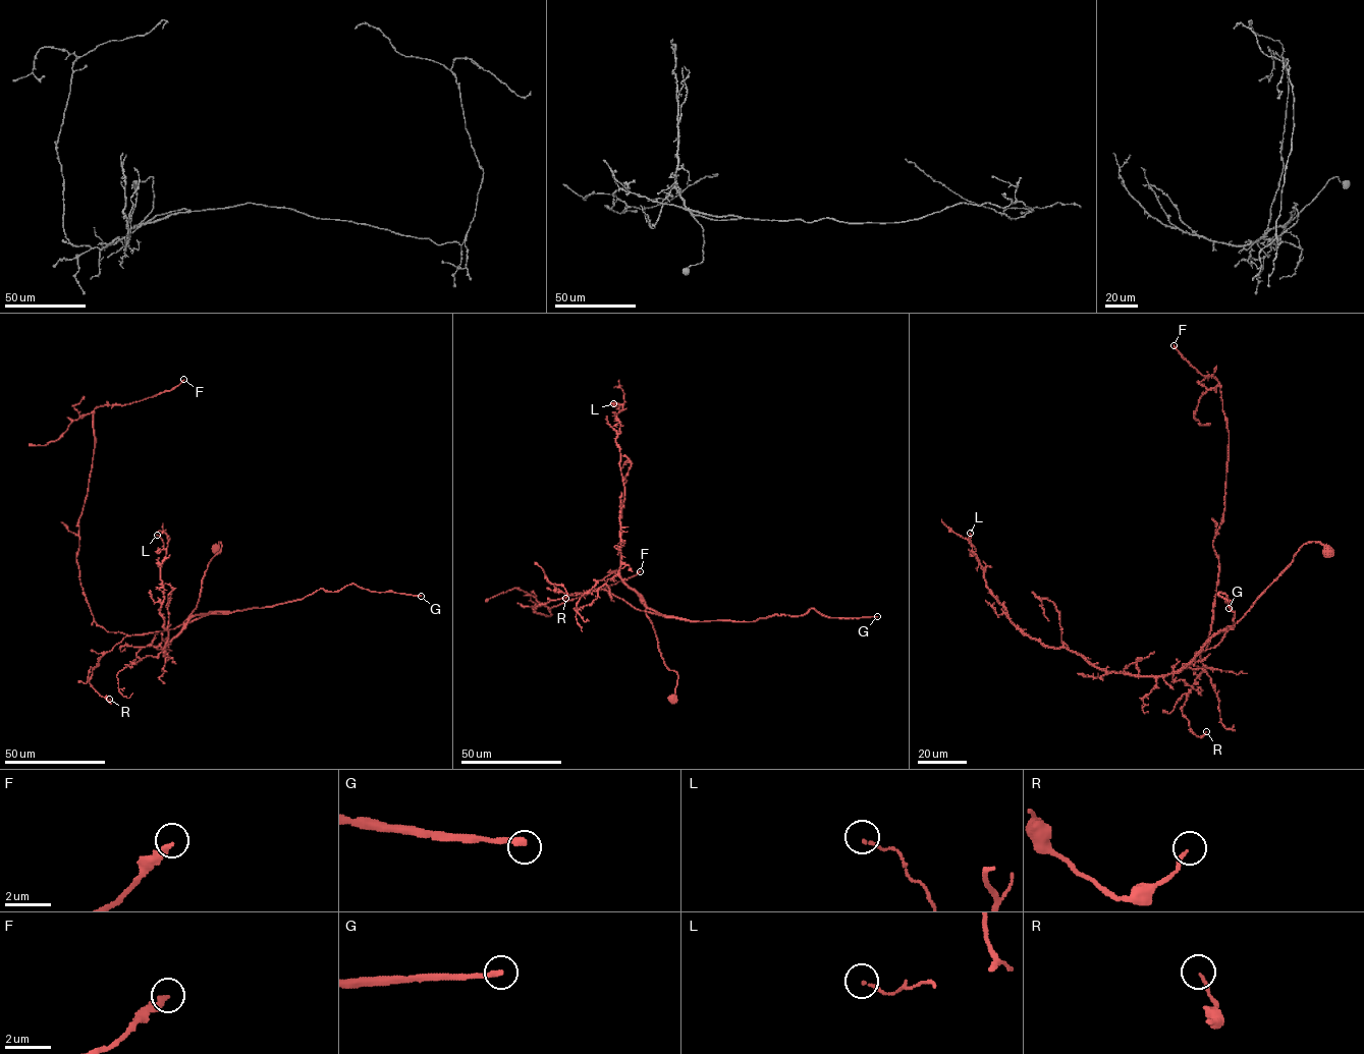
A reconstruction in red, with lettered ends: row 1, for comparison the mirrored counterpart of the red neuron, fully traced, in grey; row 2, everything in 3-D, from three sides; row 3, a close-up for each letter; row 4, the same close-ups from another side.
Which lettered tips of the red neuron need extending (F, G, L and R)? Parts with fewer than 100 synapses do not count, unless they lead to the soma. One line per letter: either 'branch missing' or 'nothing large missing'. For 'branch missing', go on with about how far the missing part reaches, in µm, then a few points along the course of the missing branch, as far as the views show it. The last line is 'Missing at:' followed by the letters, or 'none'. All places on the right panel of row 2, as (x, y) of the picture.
F: nothing large missing
G: branch missing; missing 300 µm; course (1229, 608), (1223, 626), (1235, 647), (1202, 643), (1198, 609), (1230, 412), (1206, 366), (1185, 357), (1155, 318)
L: nothing large missing
R: nothing large missing
Missing at: G

